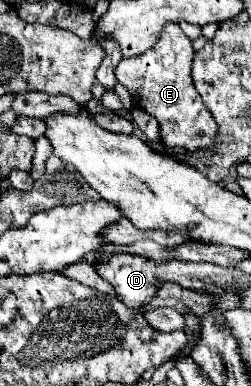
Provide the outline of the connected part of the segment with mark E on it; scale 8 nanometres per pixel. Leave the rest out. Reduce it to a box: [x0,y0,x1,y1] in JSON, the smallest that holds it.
[115,24,217,154]

